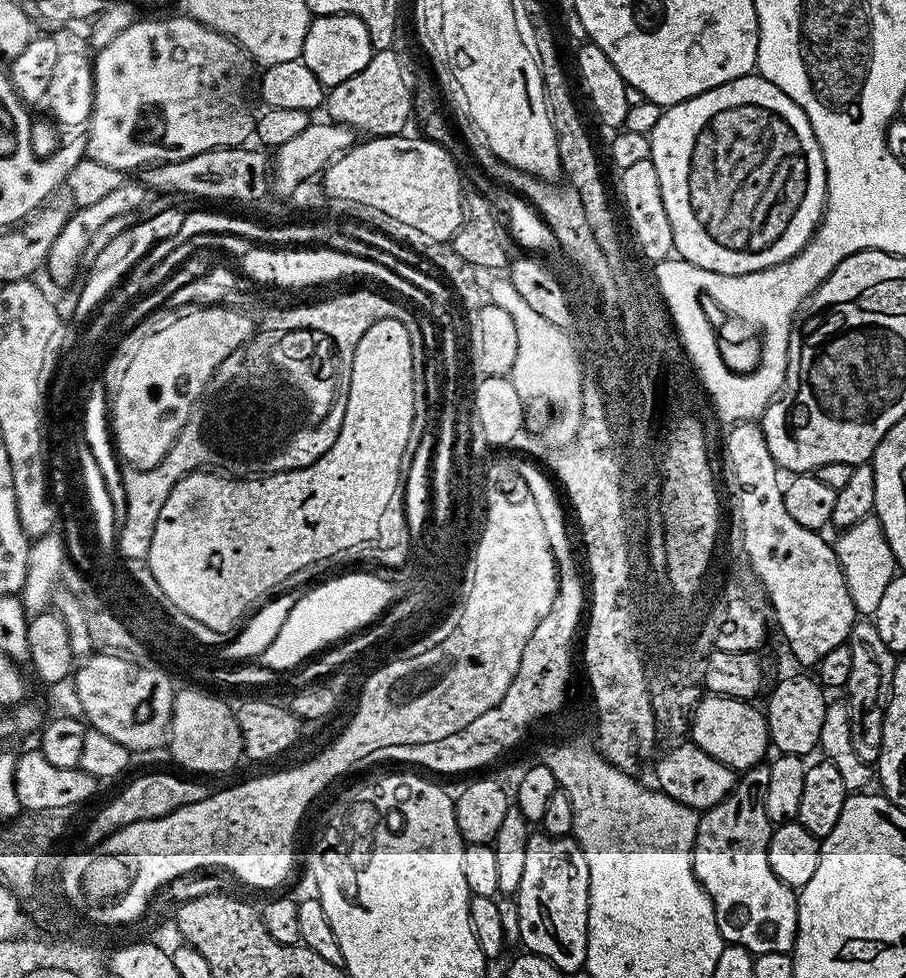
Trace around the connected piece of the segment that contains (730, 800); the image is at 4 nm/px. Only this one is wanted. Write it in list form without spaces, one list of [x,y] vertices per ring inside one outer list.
[[[761,762],[747,769],[737,779],[735,788],[718,806],[708,809],[697,819],[696,841],[692,847],[692,869],[696,881],[704,887],[712,899],[718,930],[729,945],[747,948],[753,954],[762,952],[791,953],[796,942],[796,901],[797,893],[789,884],[783,884],[770,870],[768,843],[772,837],[773,823],[766,814],[764,787],[770,782],[768,764]]]

